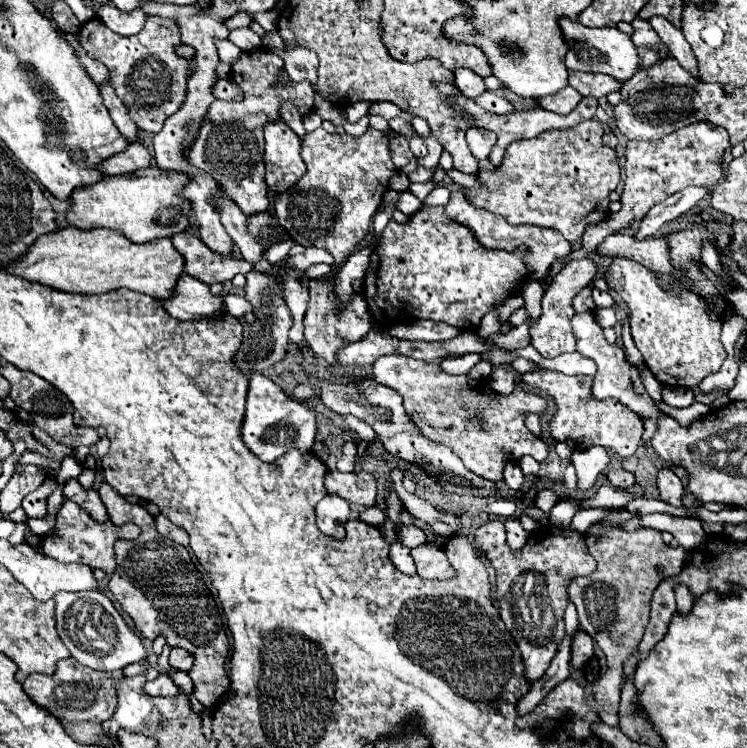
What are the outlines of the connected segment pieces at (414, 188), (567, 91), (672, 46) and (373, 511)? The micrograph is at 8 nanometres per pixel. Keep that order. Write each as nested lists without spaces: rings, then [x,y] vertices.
[[[422,182],[422,184],[410,184],[410,186],[408,186],[408,192],[412,192],[416,198],[424,200],[424,198],[430,194],[432,188],[434,188],[432,182]]]
[[[566,86],[558,94],[539,98],[535,102],[535,106],[545,110],[552,110],[552,112],[558,112],[558,114],[568,114],[568,112],[572,112],[578,106],[580,100],[582,100],[582,96],[574,88]]]
[[[652,16],[648,22],[656,30],[660,40],[668,46],[670,56],[674,56],[684,70],[688,70],[694,78],[698,78],[698,64],[696,64],[696,58],[690,50],[690,44],[686,42],[682,30],[676,28],[674,24],[670,24],[664,16]]]
[[[370,507],[360,514],[360,520],[373,526],[382,525],[385,520],[385,514],[378,508]]]

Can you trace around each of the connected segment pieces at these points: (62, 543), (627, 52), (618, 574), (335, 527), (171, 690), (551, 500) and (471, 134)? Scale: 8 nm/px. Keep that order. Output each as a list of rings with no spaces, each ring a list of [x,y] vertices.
[[[66,500],[56,514],[54,532],[42,538],[42,546],[38,552],[58,562],[84,562],[90,564],[92,568],[102,569],[107,574],[112,574],[116,570],[116,554],[114,554],[116,540],[136,540],[138,534],[140,528],[136,524],[116,526],[112,522],[96,522],[82,506]]]
[[[560,18],[558,24],[568,44],[568,52],[566,52],[568,70],[602,72],[616,80],[628,80],[636,74],[640,66],[636,46],[632,44],[630,36],[626,36],[618,28],[588,28],[588,26],[582,26],[578,20],[570,20],[570,18]]]
[[[614,512],[604,520],[604,536],[586,538],[588,550],[598,562],[596,572],[576,576],[568,584],[568,600],[576,606],[580,628],[602,648],[608,660],[606,674],[594,684],[594,700],[604,724],[618,728],[618,704],[624,676],[624,662],[632,656],[642,632],[648,624],[650,598],[654,588],[666,576],[676,576],[684,566],[686,550],[682,546],[670,548],[662,542],[658,530],[624,532],[618,524],[632,518],[628,512]]]
[[[328,494],[316,506],[316,526],[326,536],[332,536],[336,540],[344,540],[344,536],[346,536],[344,524],[348,522],[348,518],[350,518],[350,506],[340,496]]]
[[[160,674],[154,682],[148,682],[144,686],[144,692],[150,696],[178,696],[180,694],[178,686],[166,674]]]
[[[542,490],[540,494],[536,494],[536,496],[534,496],[534,502],[536,502],[536,506],[538,506],[540,510],[550,512],[550,510],[552,510],[552,506],[558,502],[558,496],[556,496],[556,492],[554,492],[554,490]]]
[[[470,128],[466,138],[468,138],[468,146],[470,146],[472,154],[480,162],[480,170],[494,170],[494,166],[488,162],[490,148],[494,146],[494,140],[496,140],[494,132],[484,130],[484,128]]]

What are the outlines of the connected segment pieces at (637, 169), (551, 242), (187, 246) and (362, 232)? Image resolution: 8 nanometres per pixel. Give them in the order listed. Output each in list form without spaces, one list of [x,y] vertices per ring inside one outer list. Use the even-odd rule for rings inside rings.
[[[710,122],[692,123],[686,128],[681,128],[660,138],[660,140],[650,140],[650,142],[636,142],[636,140],[632,142],[630,140],[626,146],[626,180],[624,180],[624,190],[622,190],[622,198],[620,198],[622,210],[612,214],[606,222],[598,224],[598,226],[590,226],[582,236],[582,242],[584,242],[582,250],[576,250],[572,256],[595,258],[599,271],[595,275],[594,281],[602,277],[613,259],[598,257],[596,246],[612,232],[622,230],[626,224],[630,224],[634,220],[642,220],[654,204],[666,200],[674,192],[678,192],[686,186],[712,188],[724,176],[722,160],[724,160],[724,152],[728,146],[730,146],[728,132]]]
[[[452,192],[450,196],[450,202],[446,204],[446,214],[456,220],[458,224],[466,224],[466,228],[470,228],[474,232],[474,236],[478,238],[478,242],[482,246],[488,246],[488,248],[502,248],[506,252],[518,252],[520,246],[526,248],[526,266],[530,268],[530,278],[532,280],[538,280],[538,278],[544,278],[548,268],[552,266],[554,260],[558,258],[564,258],[572,252],[572,244],[568,240],[564,240],[558,232],[554,230],[548,230],[548,228],[540,228],[540,226],[530,226],[530,224],[524,224],[524,226],[512,226],[508,224],[502,216],[498,214],[492,214],[488,210],[482,210],[482,208],[474,208],[460,192]]]
[[[190,232],[176,234],[172,236],[172,240],[186,260],[184,272],[206,284],[232,280],[236,274],[248,274],[252,268],[252,264],[248,264],[246,260],[218,256],[216,252],[210,252],[210,248]]]
[[[318,128],[314,132],[306,132],[302,138],[304,148],[304,162],[306,162],[306,176],[294,184],[294,188],[288,188],[282,194],[274,196],[274,212],[278,218],[280,210],[280,226],[286,230],[286,234],[296,240],[296,244],[310,248],[324,248],[334,256],[332,270],[340,270],[346,258],[356,250],[356,246],[366,238],[372,226],[372,218],[382,204],[382,196],[388,190],[388,178],[396,174],[396,168],[390,160],[388,152],[388,136],[384,132],[378,132],[370,128],[364,136],[352,138],[350,134],[328,134],[324,128]]]

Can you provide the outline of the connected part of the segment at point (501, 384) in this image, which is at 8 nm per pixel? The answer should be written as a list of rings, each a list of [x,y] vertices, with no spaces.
[[[494,368],[492,376],[490,376],[490,386],[498,392],[498,394],[506,394],[514,388],[514,372],[508,368]]]

